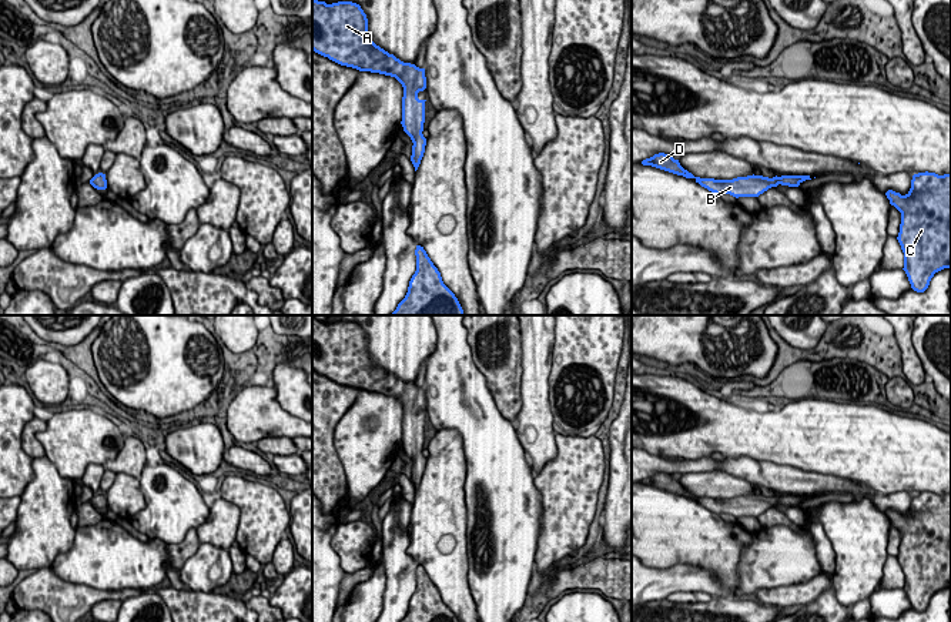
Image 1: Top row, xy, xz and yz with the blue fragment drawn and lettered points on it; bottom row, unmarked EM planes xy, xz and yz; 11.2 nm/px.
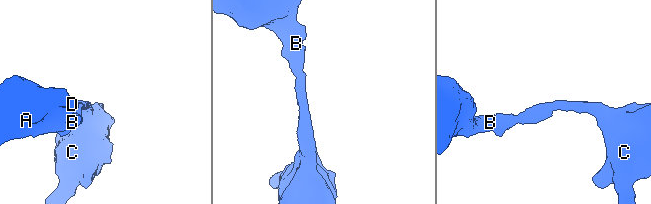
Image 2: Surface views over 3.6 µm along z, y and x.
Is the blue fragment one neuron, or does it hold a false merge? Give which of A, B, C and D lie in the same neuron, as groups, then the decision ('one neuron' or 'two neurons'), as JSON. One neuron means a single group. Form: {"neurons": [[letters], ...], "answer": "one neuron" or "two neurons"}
{"neurons": [["A", "B", "C", "D"]], "answer": "one neuron"}

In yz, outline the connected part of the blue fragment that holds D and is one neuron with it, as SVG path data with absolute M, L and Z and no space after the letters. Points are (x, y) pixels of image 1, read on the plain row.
M659 472L650 478L642 481L643 485L652 485L686 498L694 498L701 506L716 514L730 514L739 516L759 516L771 506L788 505L798 506L803 501L811 499L810 495L781 495L781 496L763 496L763 495L747 495L737 496L733 499L714 499L694 496L692 492L684 489L679 479L674 479L672 474Z

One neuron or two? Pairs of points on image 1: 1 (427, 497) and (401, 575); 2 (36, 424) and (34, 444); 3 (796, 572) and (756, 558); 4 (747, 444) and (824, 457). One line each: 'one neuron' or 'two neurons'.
1: two neurons
2: one neuron
3: one neuron
4: one neuron

